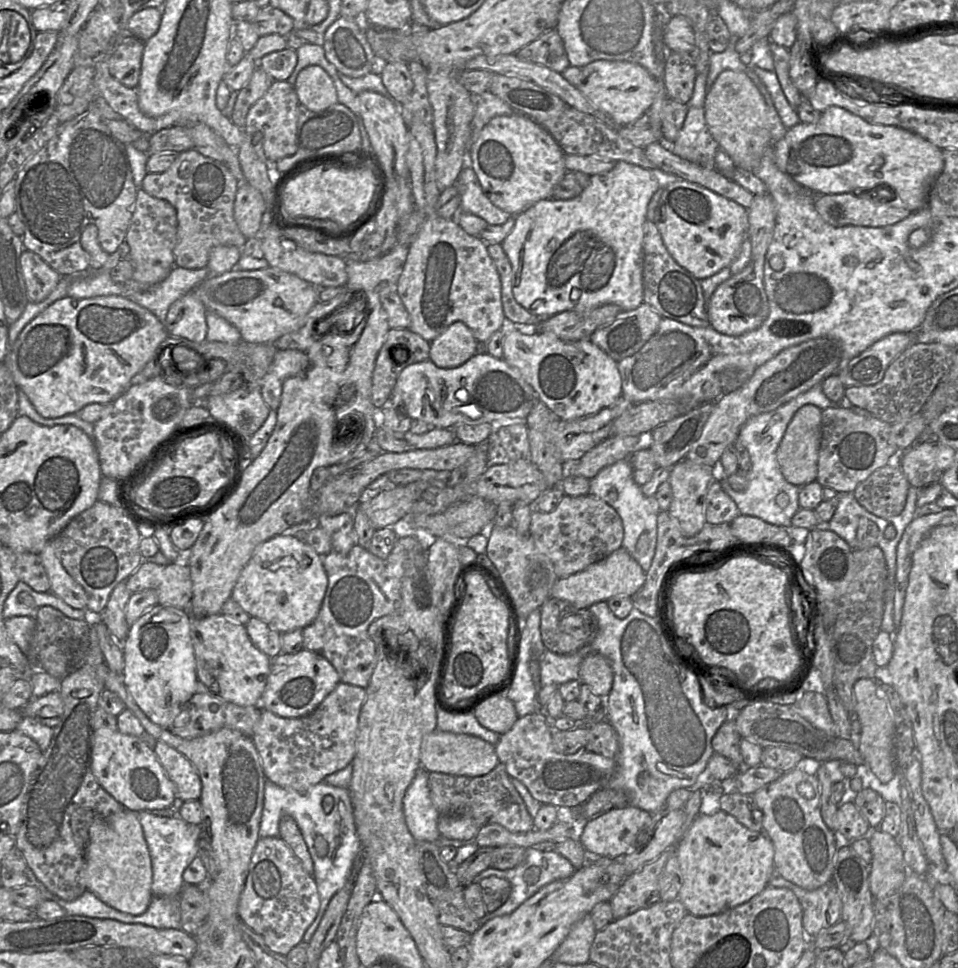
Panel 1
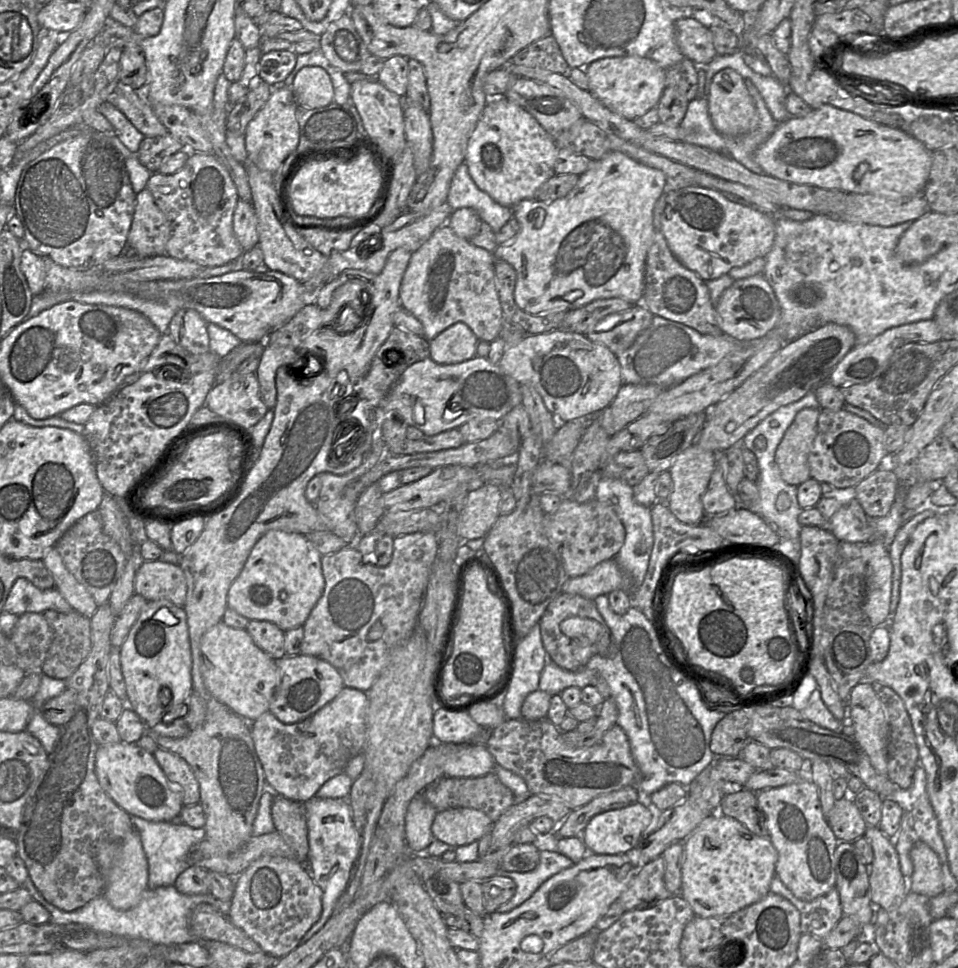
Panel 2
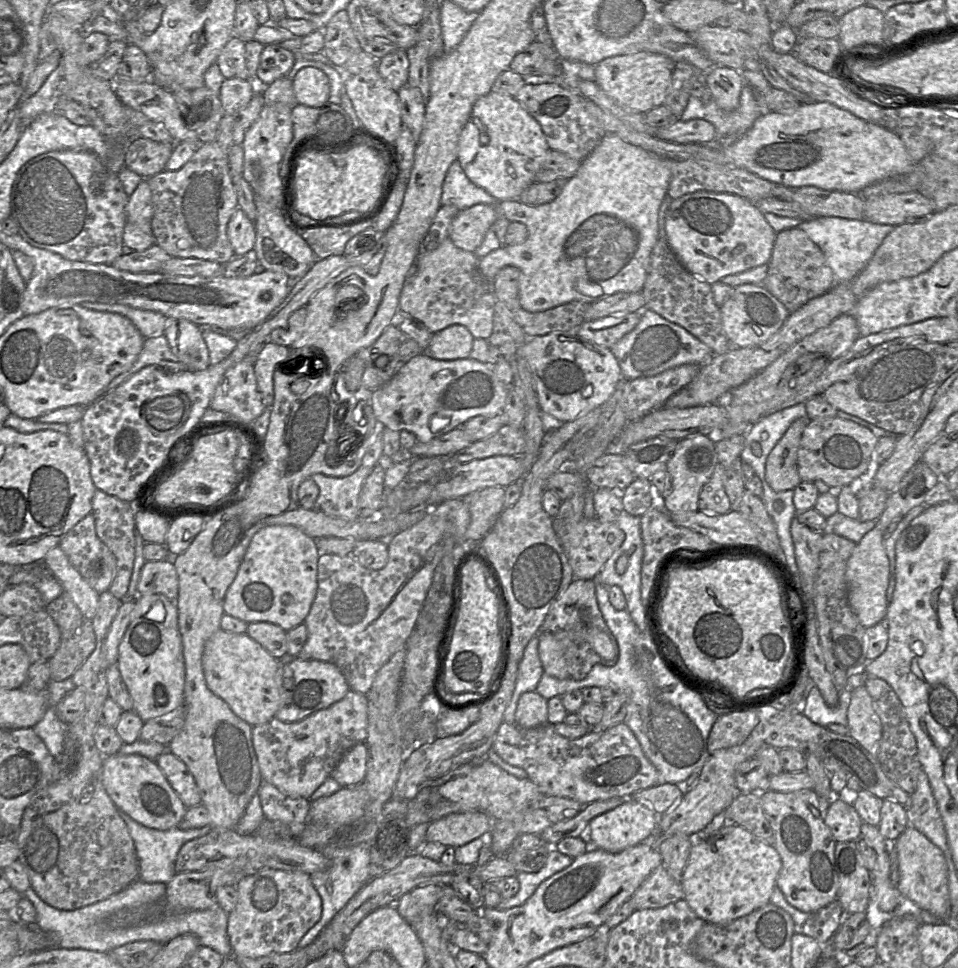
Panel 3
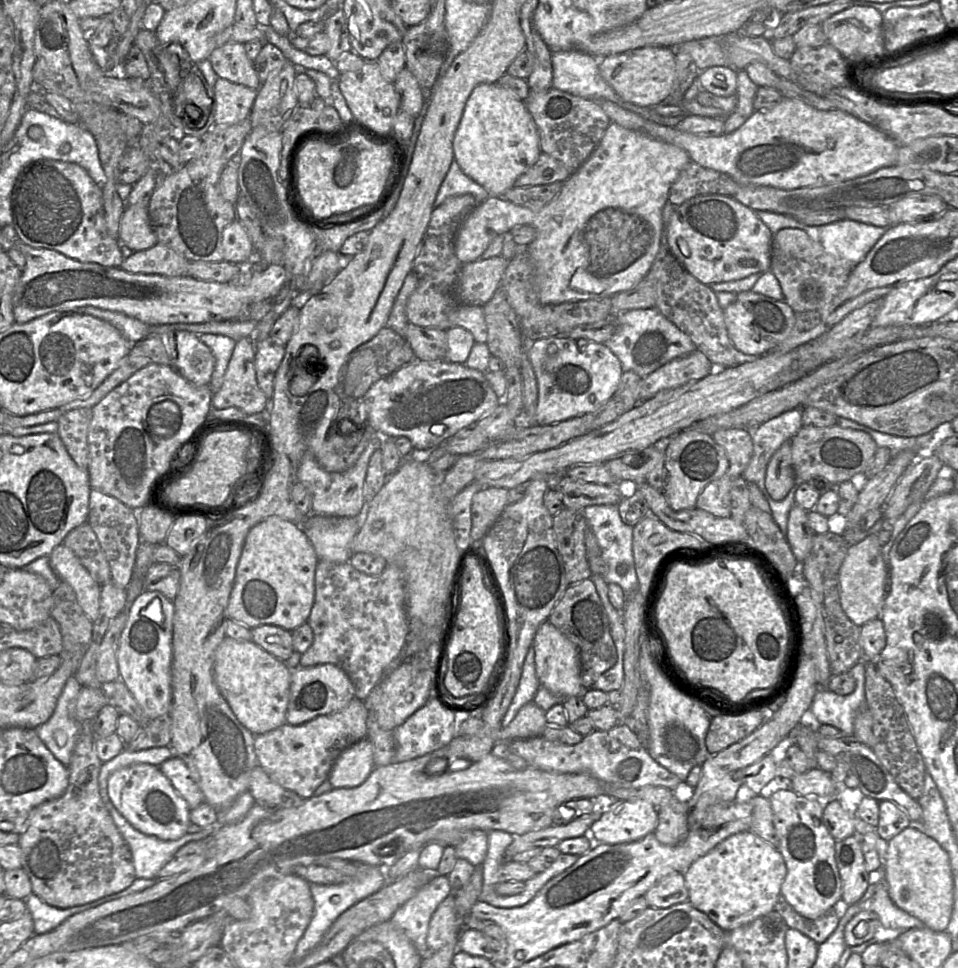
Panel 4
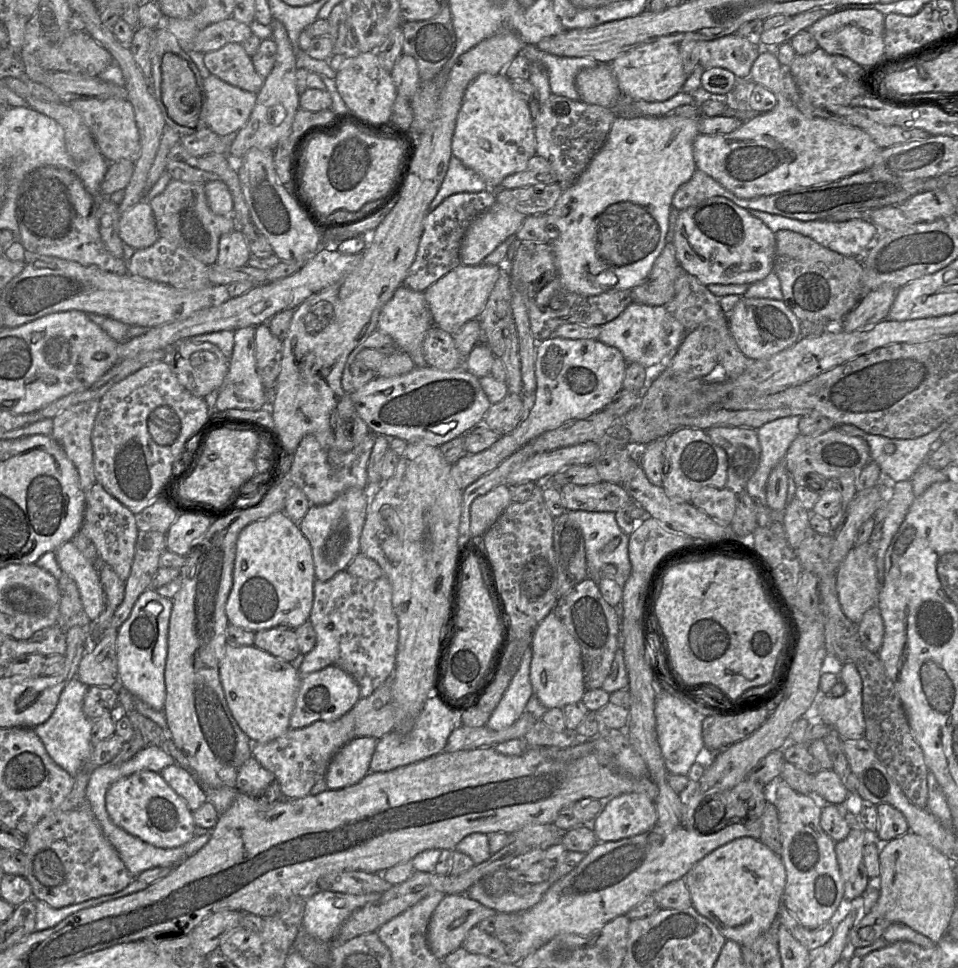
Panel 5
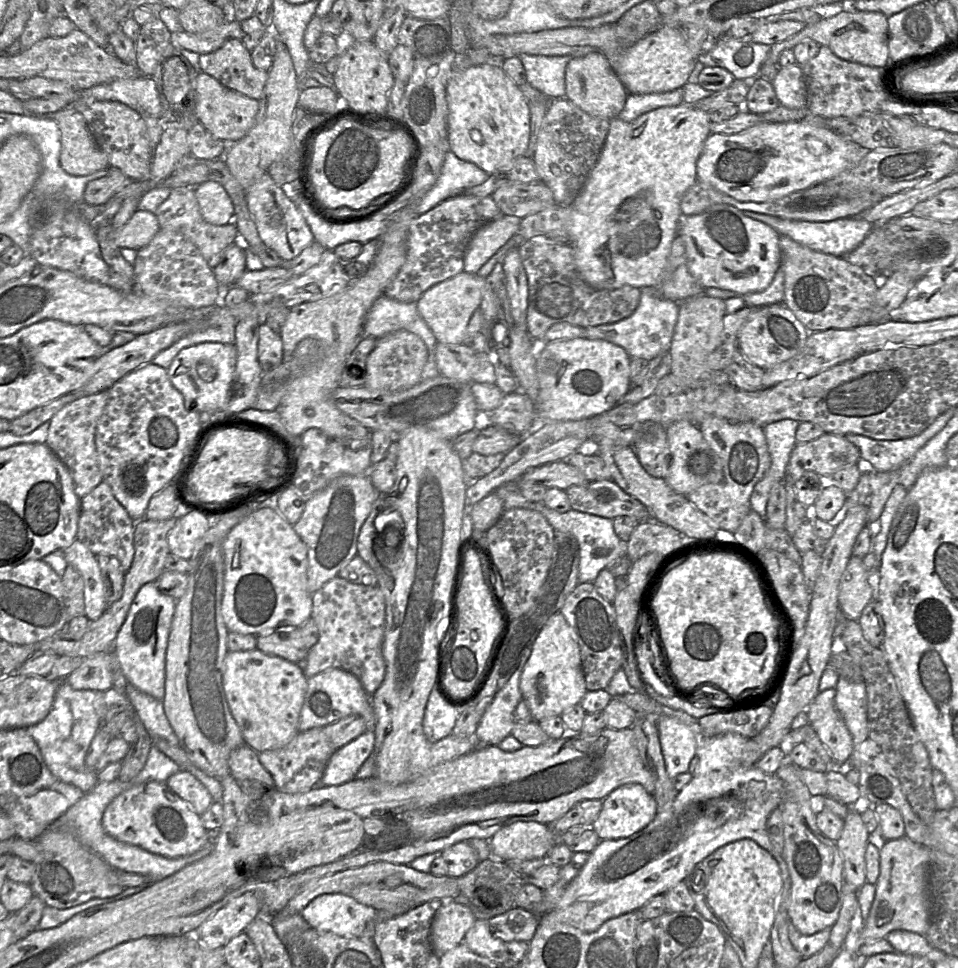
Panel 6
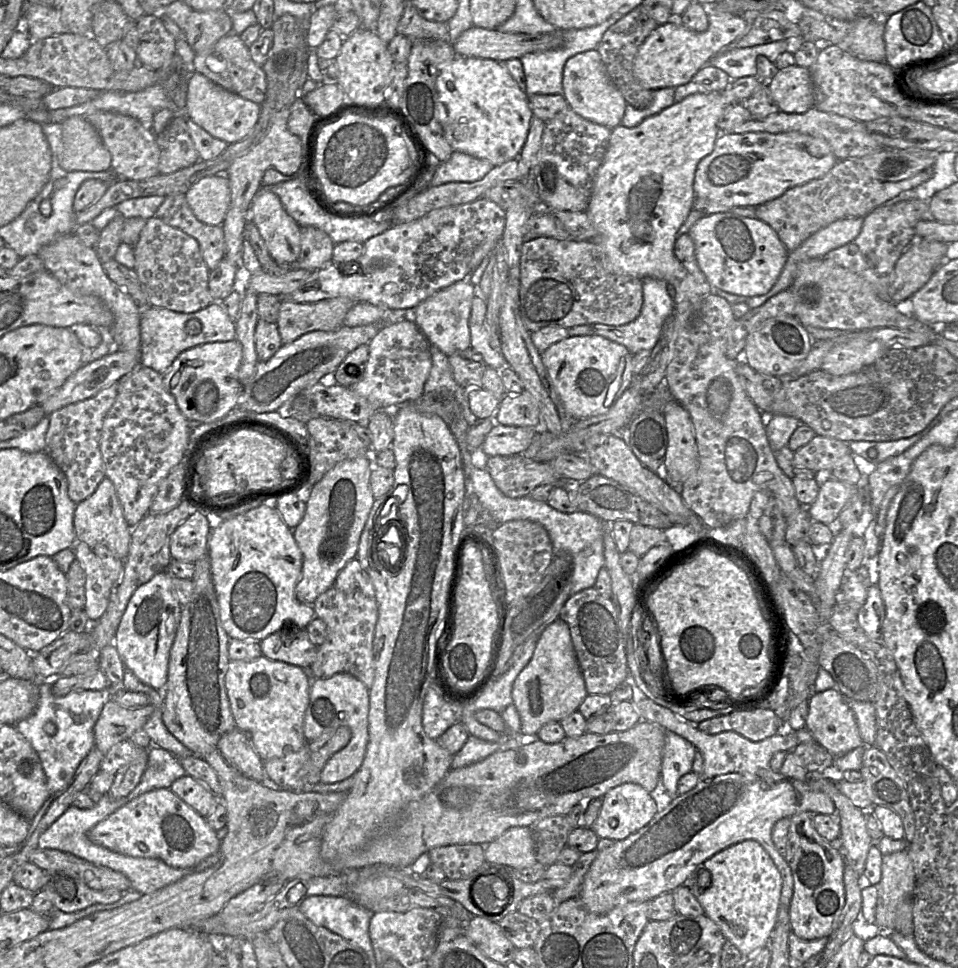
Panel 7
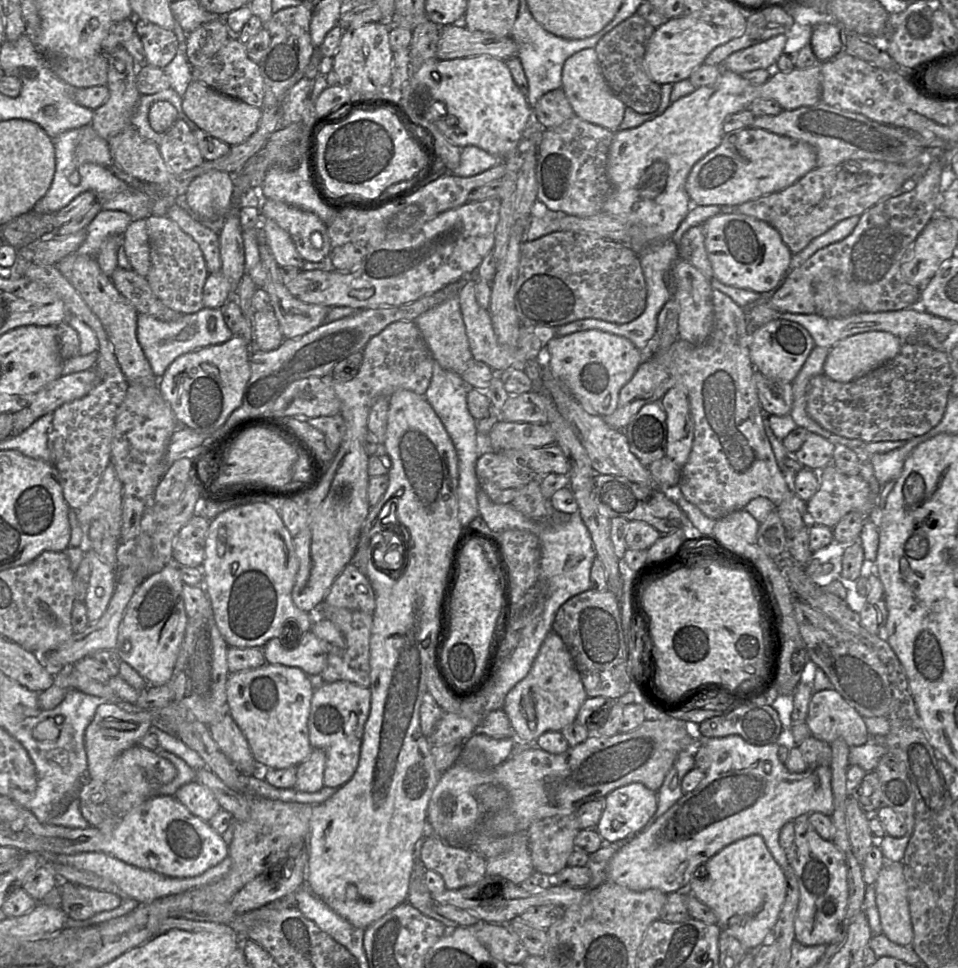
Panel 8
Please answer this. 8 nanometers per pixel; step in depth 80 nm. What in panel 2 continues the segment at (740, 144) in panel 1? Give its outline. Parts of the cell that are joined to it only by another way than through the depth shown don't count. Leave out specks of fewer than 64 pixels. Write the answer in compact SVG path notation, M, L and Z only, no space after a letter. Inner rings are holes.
M726 68L713 77L708 110L712 125L723 135L737 137L751 131L756 108L745 79L738 72Z

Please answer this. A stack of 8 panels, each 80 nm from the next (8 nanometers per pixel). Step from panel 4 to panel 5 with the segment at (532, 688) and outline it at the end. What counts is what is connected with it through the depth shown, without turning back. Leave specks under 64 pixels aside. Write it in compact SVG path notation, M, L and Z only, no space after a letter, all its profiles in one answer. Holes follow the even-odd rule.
M529 647L523 654L517 673L512 678L503 697L489 717L487 721L488 728L492 728L494 731L508 728L525 712L527 702L533 695L529 678L531 660L532 648Z

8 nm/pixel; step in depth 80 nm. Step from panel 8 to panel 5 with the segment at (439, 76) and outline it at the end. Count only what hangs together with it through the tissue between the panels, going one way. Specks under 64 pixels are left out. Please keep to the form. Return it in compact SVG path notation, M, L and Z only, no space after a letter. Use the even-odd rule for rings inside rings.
M482 73L471 81L465 90L451 142L452 155L477 173L487 184L487 189L501 189L505 177L523 170L530 158L536 155L534 121L528 103L513 89L504 73Z

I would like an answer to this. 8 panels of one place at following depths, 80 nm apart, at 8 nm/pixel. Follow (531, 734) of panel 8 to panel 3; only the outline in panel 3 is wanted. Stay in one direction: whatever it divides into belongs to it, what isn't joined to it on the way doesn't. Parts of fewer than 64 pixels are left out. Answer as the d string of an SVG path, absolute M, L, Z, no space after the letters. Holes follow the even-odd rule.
M540 631L537 635L538 654L544 673L558 679L569 678L563 644L551 632Z

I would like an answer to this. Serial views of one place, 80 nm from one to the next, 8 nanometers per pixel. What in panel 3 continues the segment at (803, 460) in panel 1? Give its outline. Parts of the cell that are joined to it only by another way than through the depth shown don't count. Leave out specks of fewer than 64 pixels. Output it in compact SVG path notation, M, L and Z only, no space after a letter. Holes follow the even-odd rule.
M807 417L793 421L767 457L765 479L776 492L793 490L801 482L797 451L808 421Z

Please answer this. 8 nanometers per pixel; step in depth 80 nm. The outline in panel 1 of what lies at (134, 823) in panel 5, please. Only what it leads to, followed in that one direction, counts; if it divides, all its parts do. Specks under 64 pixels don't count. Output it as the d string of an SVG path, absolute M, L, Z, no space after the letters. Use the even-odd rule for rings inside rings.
M107 728L94 730L91 770L97 782L127 810L141 812L176 807L172 783L154 750L140 737Z

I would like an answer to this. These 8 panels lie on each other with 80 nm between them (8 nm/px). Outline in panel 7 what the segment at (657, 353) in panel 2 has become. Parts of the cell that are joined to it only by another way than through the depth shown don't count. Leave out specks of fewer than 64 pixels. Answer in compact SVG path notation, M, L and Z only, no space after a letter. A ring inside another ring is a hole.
M646 277L643 281L643 305L639 316L632 322L624 325L613 326L607 324L584 324L569 328L570 336L600 335L609 340L624 345L632 354L642 350L650 350L659 340L662 326L668 317L674 313L673 285L665 281Z

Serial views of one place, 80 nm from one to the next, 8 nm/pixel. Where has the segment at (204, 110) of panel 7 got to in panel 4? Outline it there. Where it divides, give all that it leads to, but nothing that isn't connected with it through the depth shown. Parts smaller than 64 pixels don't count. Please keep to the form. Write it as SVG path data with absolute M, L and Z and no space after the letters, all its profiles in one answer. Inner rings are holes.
M218 77L213 86L215 124L232 125L248 118L257 90Z

